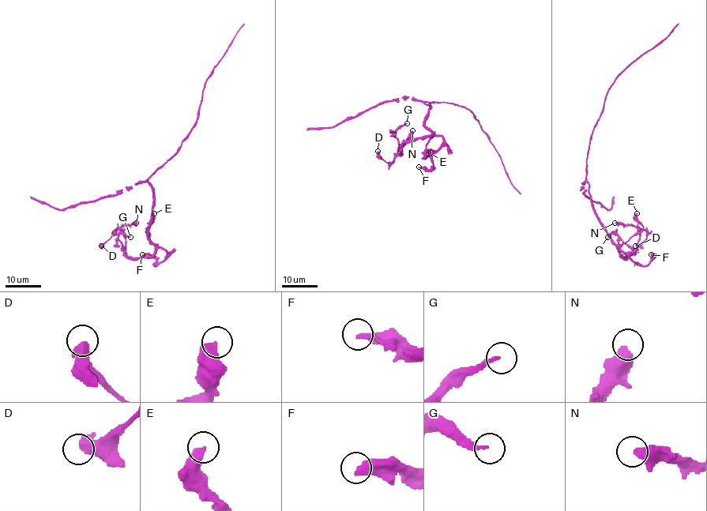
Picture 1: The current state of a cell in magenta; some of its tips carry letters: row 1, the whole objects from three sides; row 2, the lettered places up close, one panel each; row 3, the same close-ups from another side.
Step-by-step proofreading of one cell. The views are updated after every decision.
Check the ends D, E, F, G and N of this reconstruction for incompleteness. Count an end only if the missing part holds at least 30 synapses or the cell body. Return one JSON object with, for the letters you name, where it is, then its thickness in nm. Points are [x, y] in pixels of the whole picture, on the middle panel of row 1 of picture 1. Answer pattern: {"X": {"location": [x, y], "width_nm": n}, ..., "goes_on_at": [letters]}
{"goes_on_at": []}

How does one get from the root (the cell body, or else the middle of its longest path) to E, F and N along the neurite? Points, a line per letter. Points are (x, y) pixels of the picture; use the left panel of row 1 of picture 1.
E: (163, 165), (148, 179), (152, 193), (152, 217), (148, 238), (156, 245), (150, 239), (148, 231), (154, 213)
F: (163, 165), (148, 179), (152, 193), (148, 238), (166, 251), (166, 257), (156, 265), (154, 258), (142, 254)
N: (163, 165), (148, 179), (152, 193), (148, 238), (155, 246), (150, 257), (125, 253), (122, 227), (136, 223)

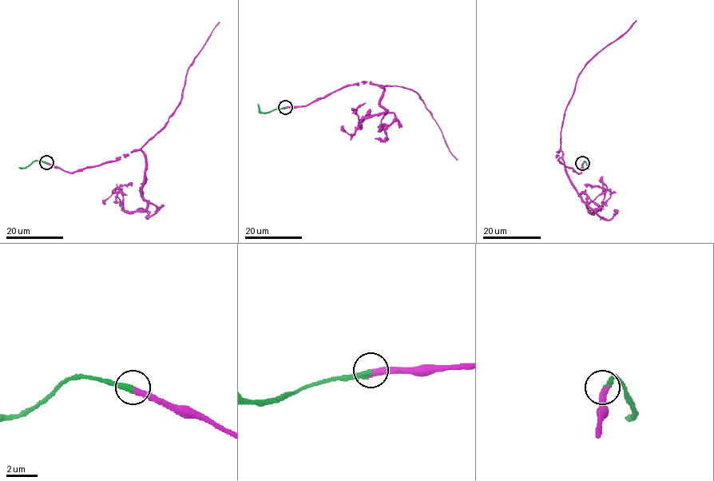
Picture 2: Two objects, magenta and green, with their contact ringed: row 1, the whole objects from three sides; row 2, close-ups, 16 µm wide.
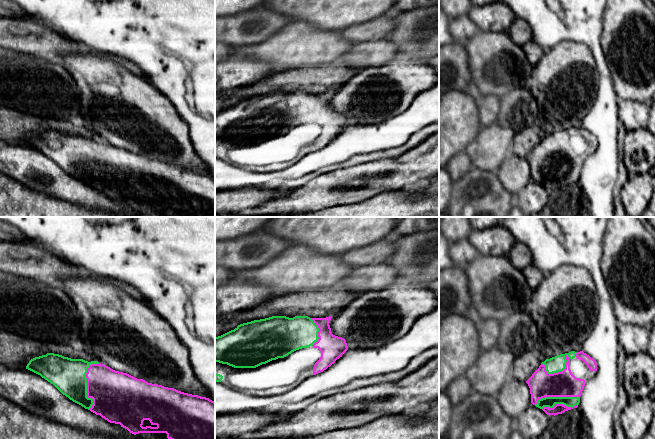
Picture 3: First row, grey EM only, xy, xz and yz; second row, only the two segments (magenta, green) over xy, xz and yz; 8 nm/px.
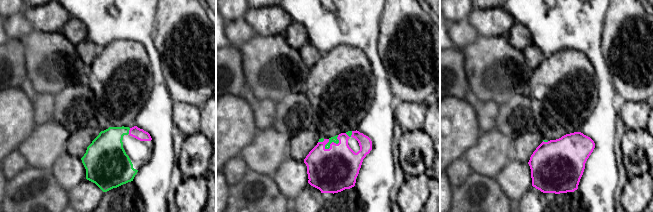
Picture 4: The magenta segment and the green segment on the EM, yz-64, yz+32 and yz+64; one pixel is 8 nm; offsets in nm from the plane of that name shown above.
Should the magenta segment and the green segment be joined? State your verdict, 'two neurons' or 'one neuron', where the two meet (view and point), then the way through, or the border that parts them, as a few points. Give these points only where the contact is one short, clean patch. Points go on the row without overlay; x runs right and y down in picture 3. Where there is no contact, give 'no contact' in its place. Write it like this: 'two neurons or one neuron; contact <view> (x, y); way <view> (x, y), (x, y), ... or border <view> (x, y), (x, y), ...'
one neuron; contact xy (87, 160)

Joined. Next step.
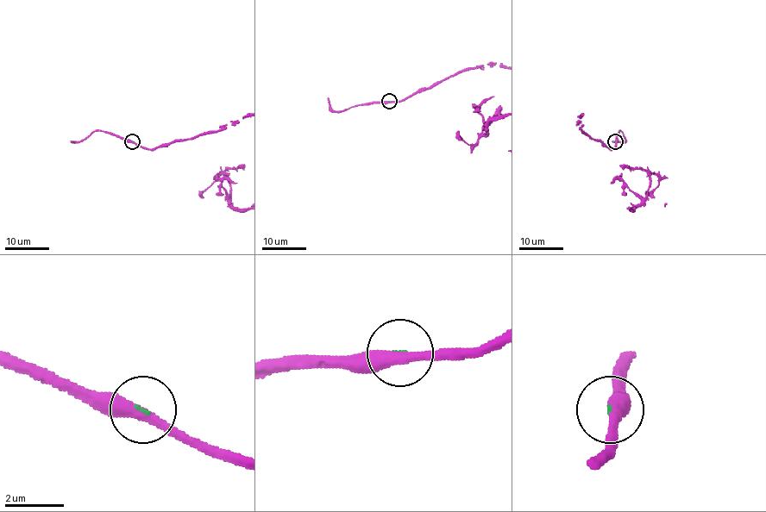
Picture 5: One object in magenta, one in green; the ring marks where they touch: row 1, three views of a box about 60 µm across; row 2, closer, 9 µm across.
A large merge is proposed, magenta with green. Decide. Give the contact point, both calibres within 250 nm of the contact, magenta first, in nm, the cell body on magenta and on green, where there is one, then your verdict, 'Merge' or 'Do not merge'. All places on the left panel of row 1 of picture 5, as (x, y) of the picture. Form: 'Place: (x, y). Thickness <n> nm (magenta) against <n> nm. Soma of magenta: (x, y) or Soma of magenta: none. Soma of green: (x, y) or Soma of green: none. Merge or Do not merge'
Place: (132, 141). Thickness 400 nm (magenta) against 60 nm. Soma of magenta: none. Soma of green: none. Do not merge

